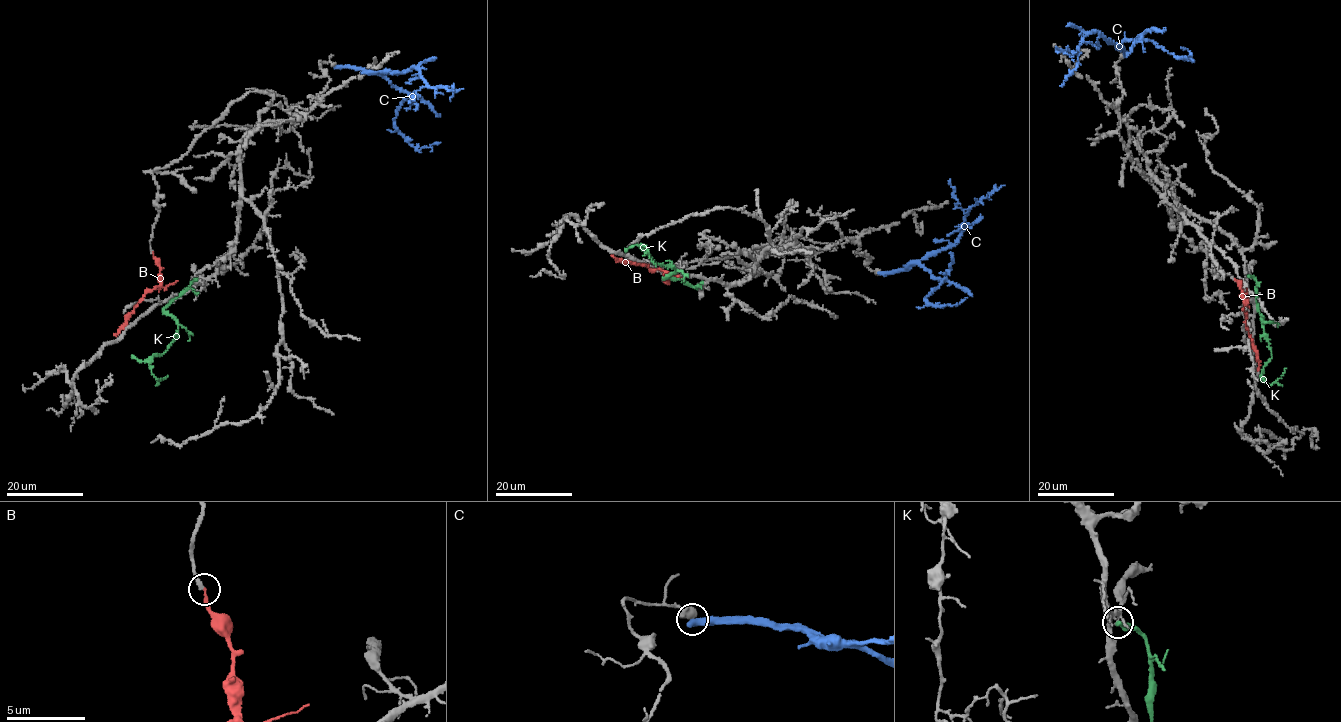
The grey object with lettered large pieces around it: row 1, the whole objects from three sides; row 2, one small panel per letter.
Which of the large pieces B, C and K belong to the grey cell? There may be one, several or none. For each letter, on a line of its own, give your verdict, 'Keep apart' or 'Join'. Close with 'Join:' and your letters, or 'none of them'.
B: Join
C: Keep apart
K: Keep apart
Join: B

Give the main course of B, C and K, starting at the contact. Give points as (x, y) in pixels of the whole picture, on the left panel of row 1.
B: (153, 253), (160, 269), (160, 283), (144, 295), (127, 322), (113, 335)
C: (335, 66), (362, 67), (386, 77), (408, 94), (394, 118), (399, 132), (409, 143), (420, 148), (440, 141)
K: (196, 278), (164, 310), (176, 322), (177, 333), (163, 354), (148, 359), (151, 372), (157, 379), (167, 376)

